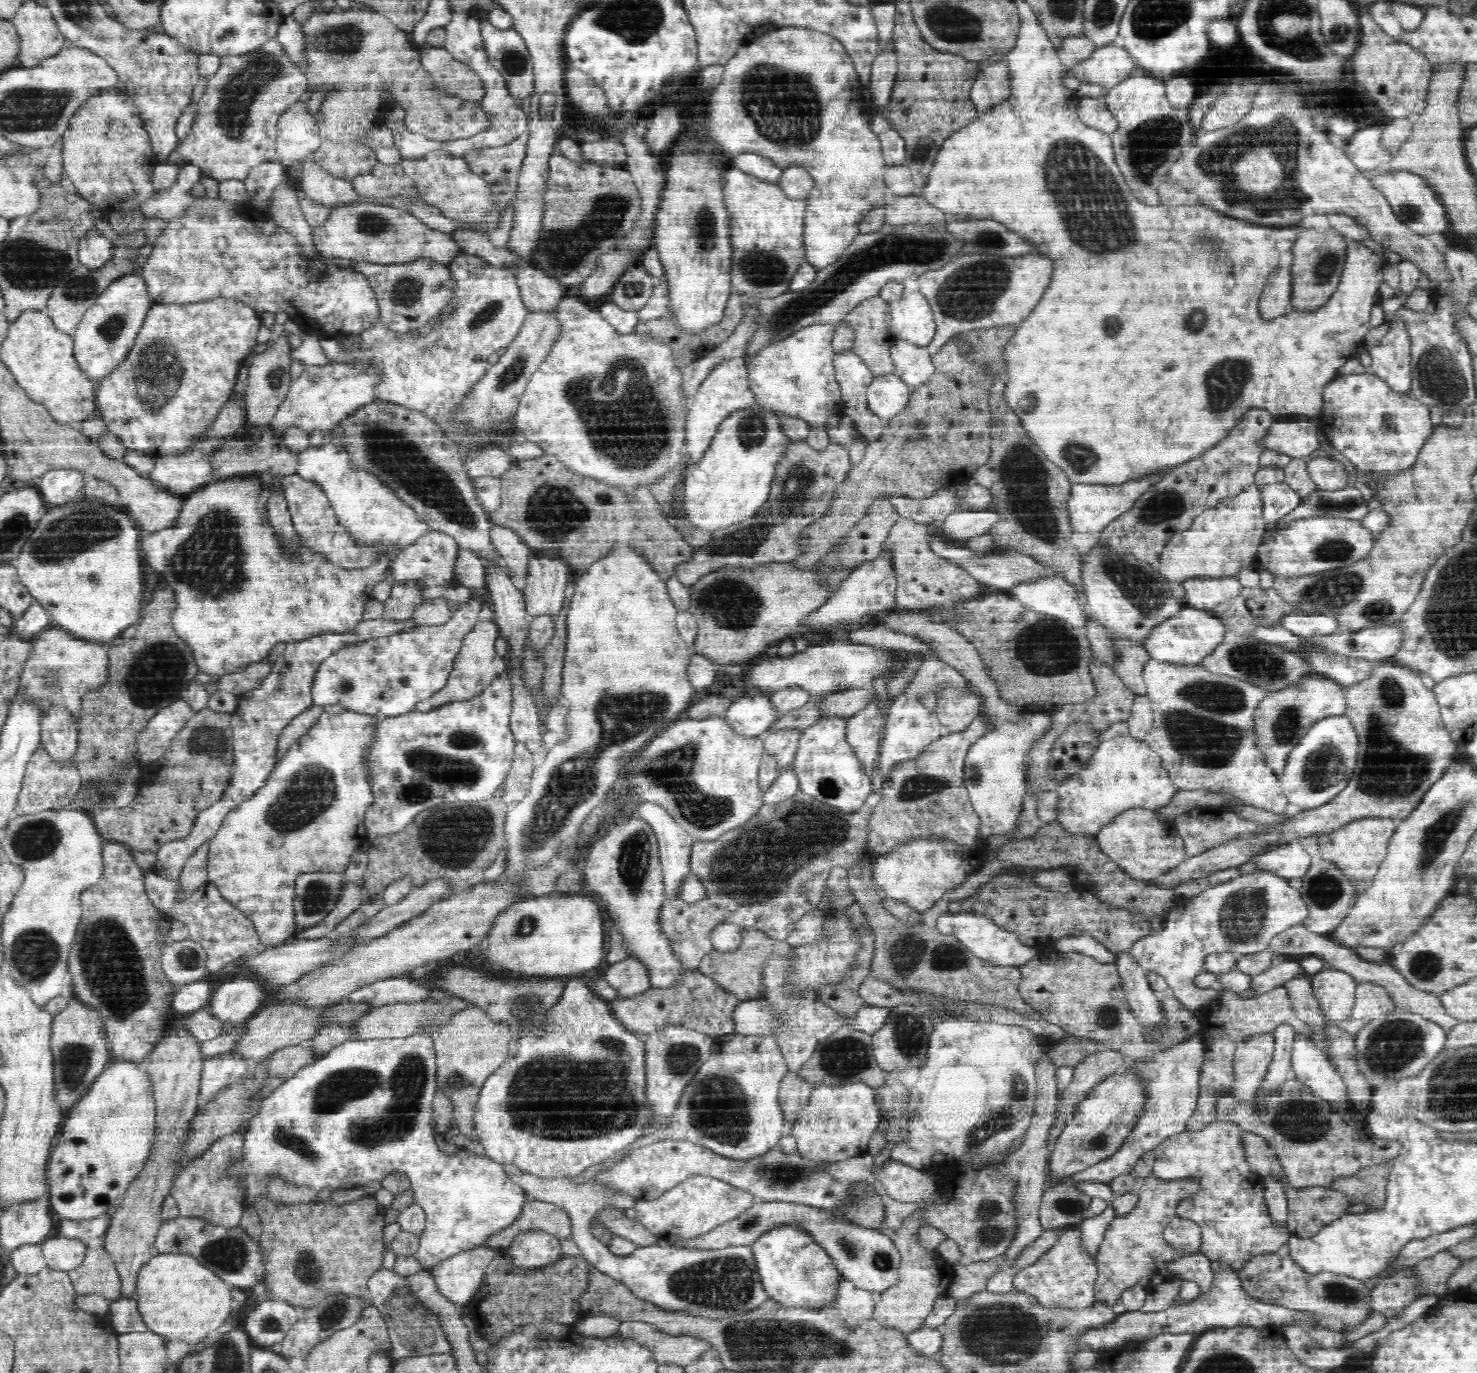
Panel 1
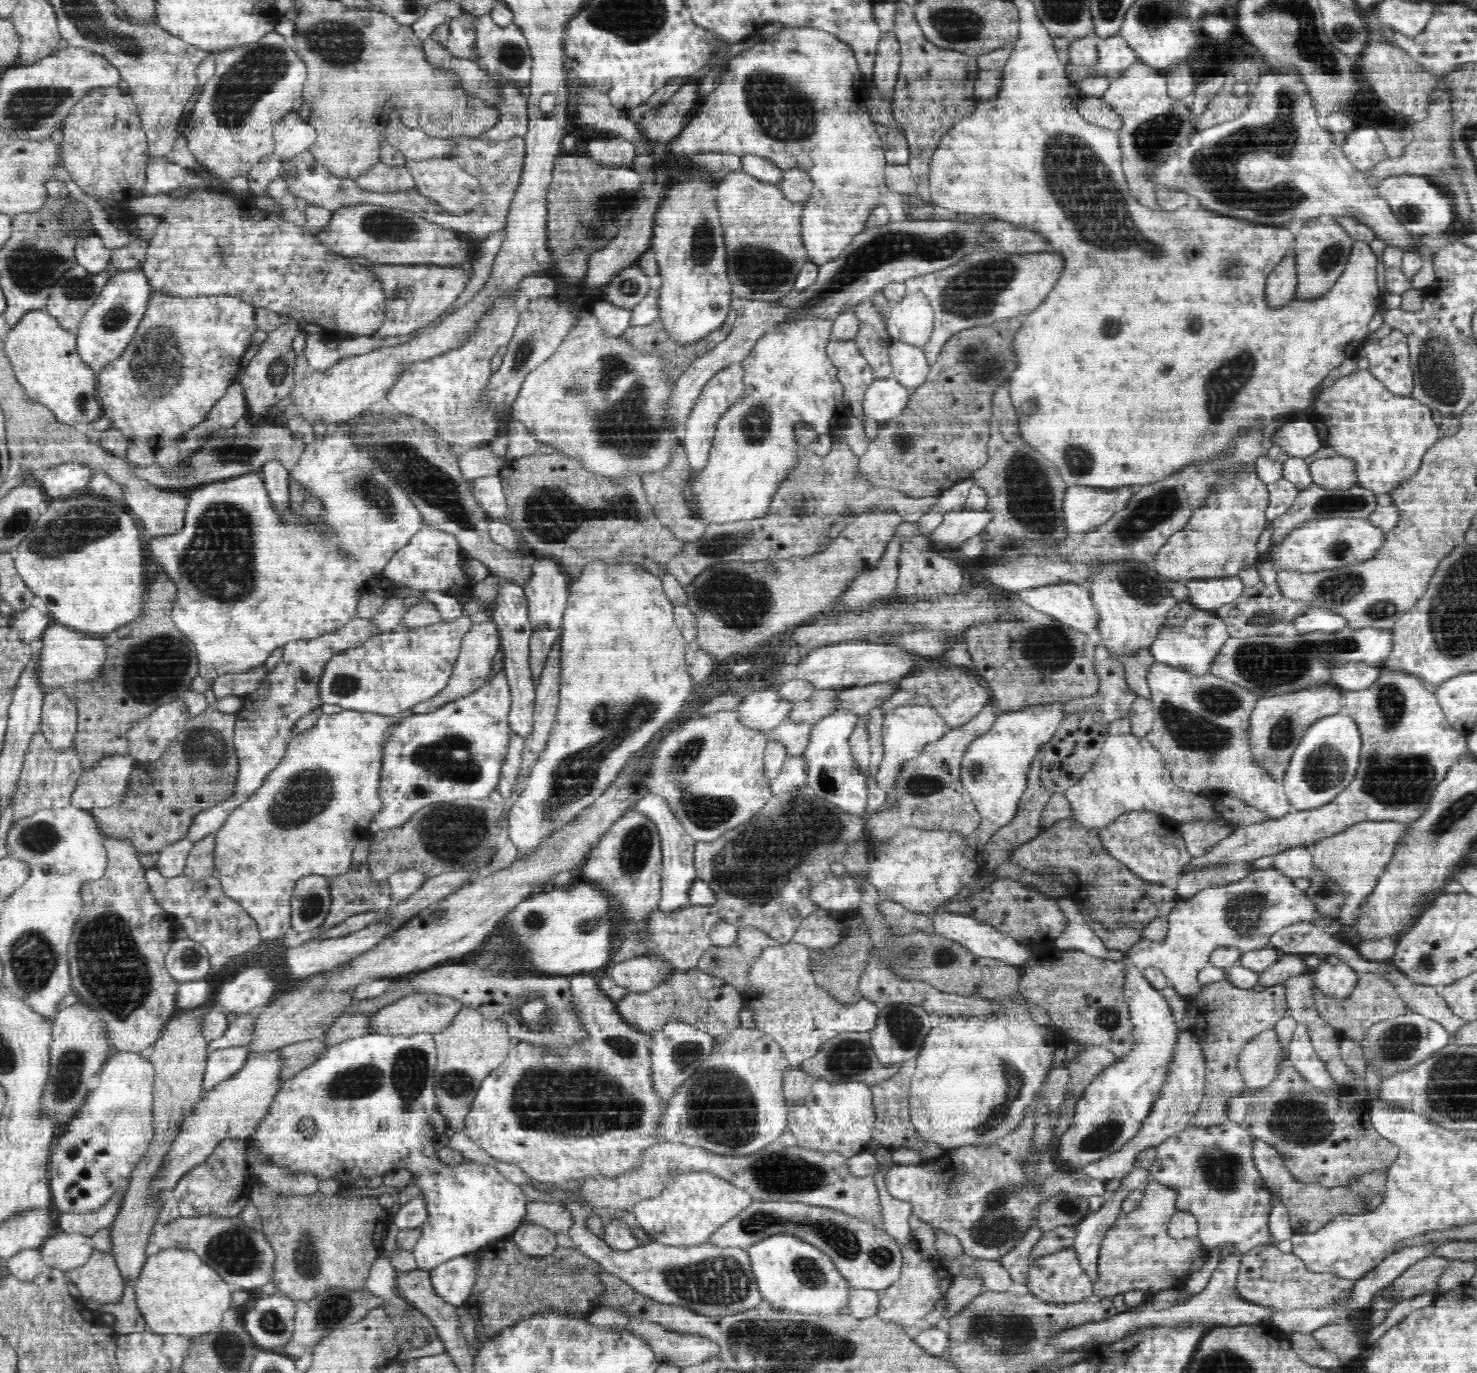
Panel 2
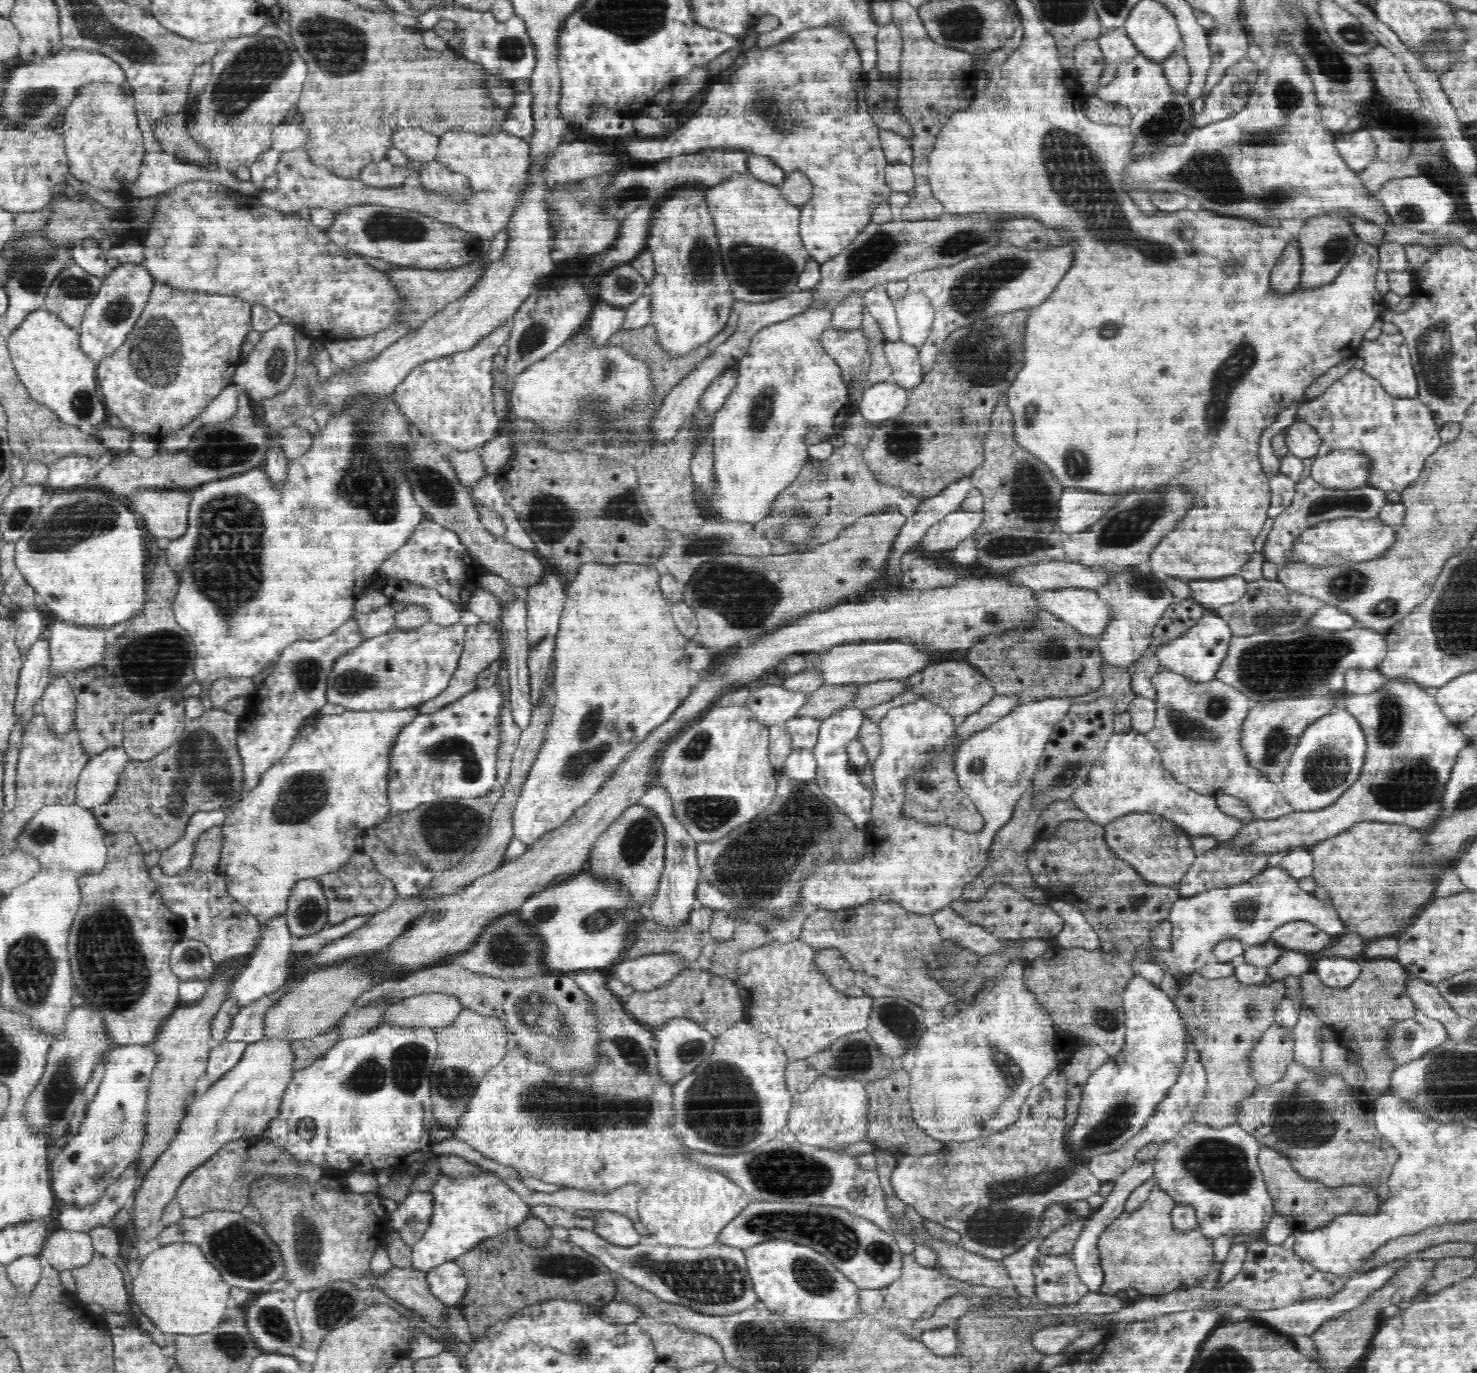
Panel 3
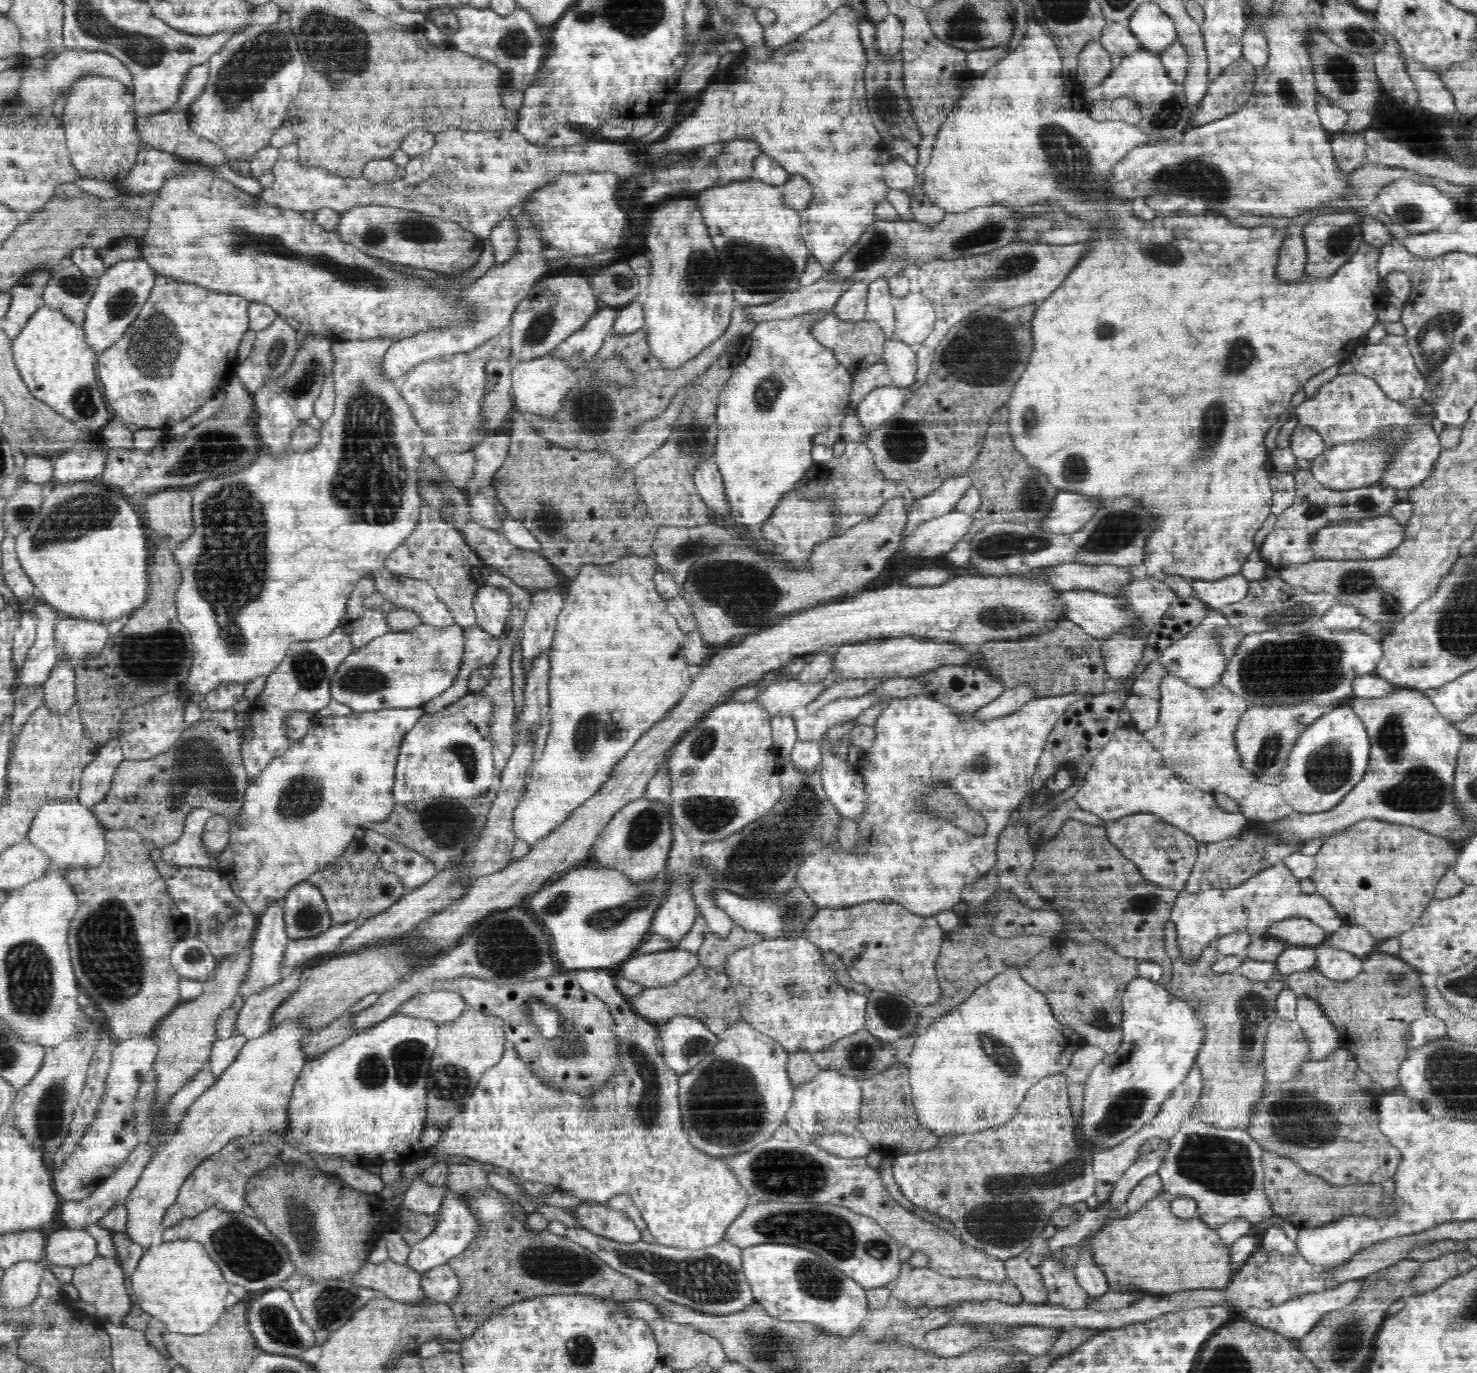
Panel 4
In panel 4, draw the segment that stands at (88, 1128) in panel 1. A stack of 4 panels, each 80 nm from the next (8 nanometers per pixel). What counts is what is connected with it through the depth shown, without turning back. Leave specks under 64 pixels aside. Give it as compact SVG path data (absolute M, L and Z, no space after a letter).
M154 1032L151 1034L132 1034L126 1040L118 1040L114 1044L111 1054L109 1083L107 1084L107 1088L109 1088L107 1090L108 1100L104 1100L104 1108L100 1110L102 1114L93 1123L92 1131L94 1132L88 1132L88 1136L82 1140L82 1144L77 1147L76 1152L71 1156L72 1158L68 1160L68 1164L64 1168L60 1168L60 1170L56 1169L52 1172L55 1192L62 1200L80 1200L80 1198L84 1198L84 1196L90 1194L104 1181L95 1179L103 1175L108 1175L115 1164L122 1164L126 1156L132 1152L133 1146L137 1144L137 1138L133 1128L133 1110L131 1110L131 1105L135 1100L138 1084L142 1080L148 1080L148 1074L153 1070L158 1050L157 1037Z

